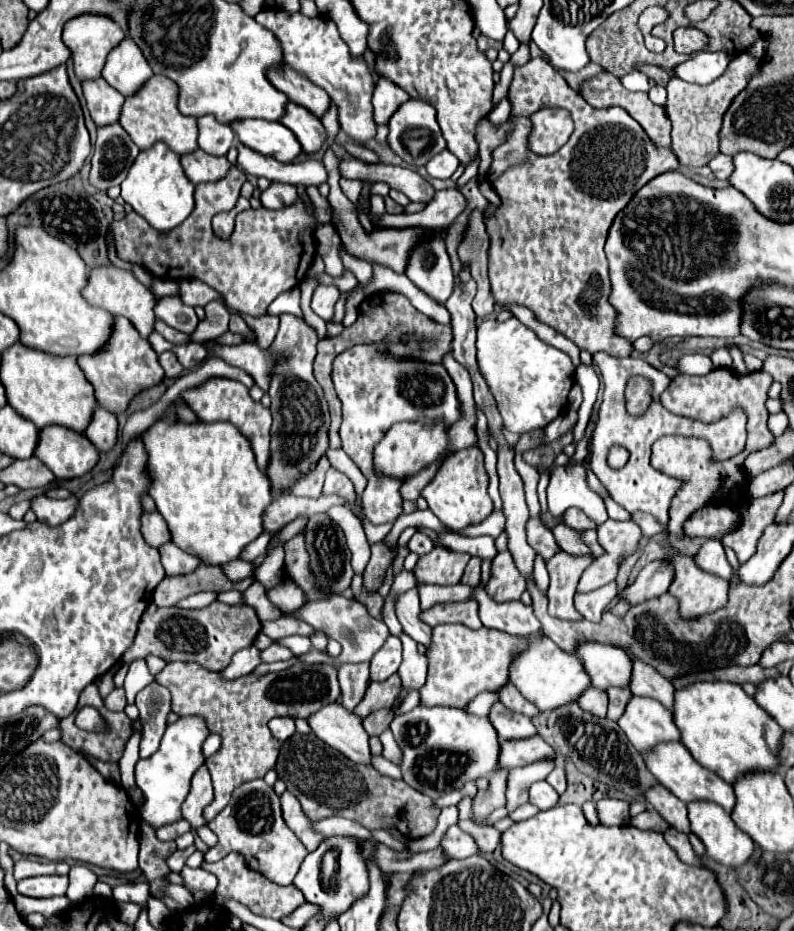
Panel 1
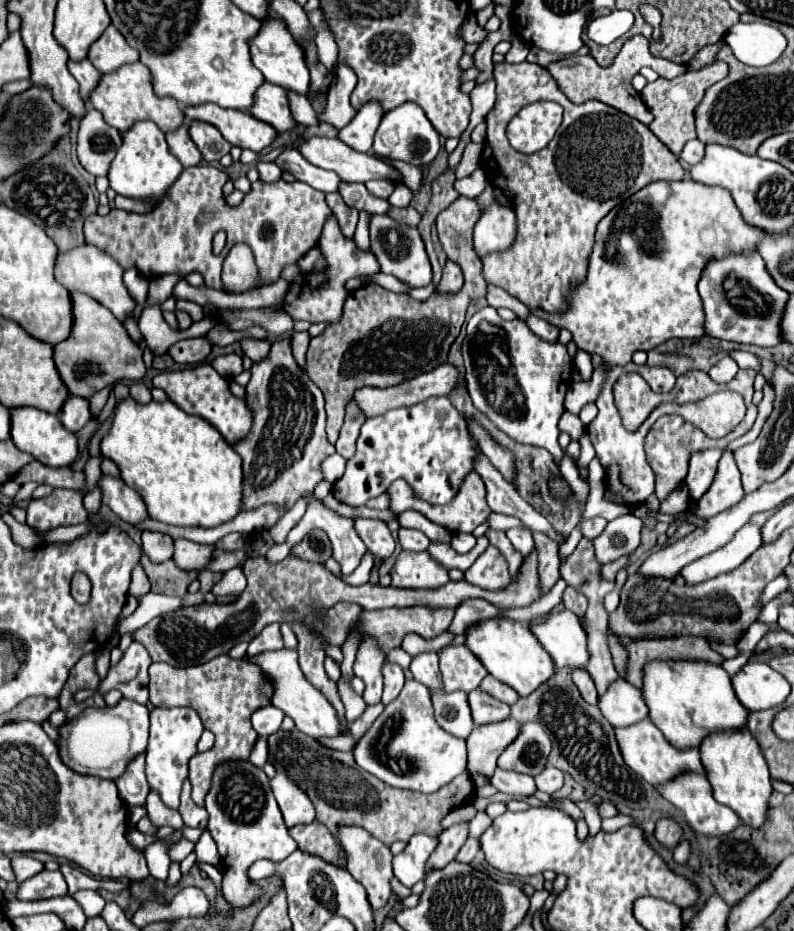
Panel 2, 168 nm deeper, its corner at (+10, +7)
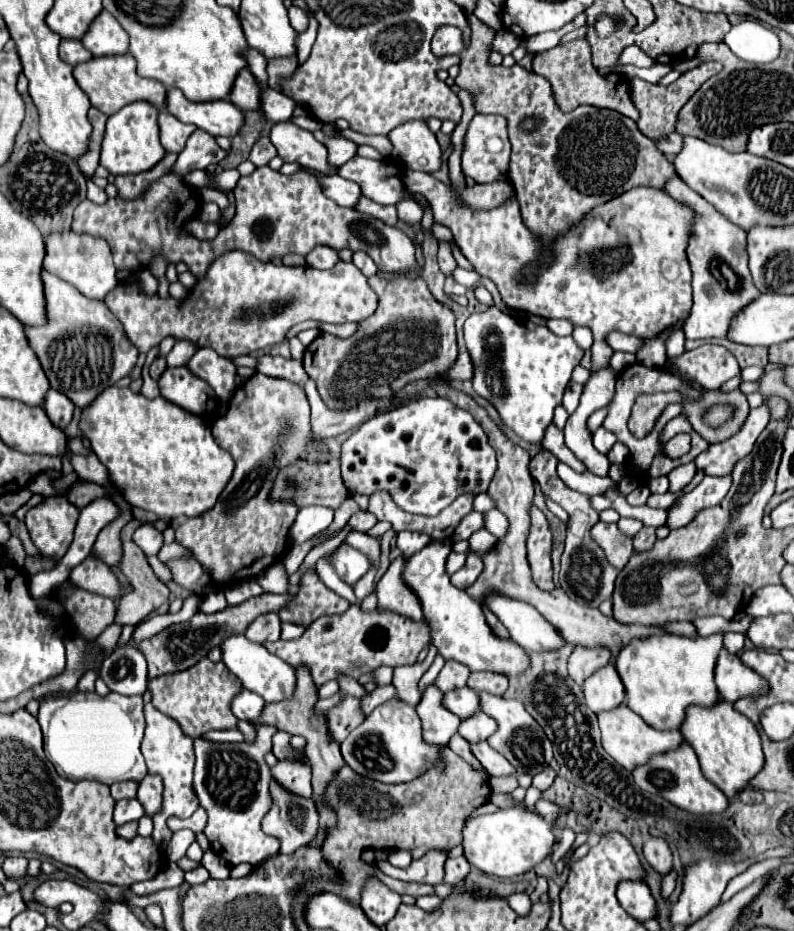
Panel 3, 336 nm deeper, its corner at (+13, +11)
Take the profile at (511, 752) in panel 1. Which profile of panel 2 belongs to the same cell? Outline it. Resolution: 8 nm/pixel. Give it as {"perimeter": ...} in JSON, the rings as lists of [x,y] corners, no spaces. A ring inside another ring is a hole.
{"perimeter":[[[514,718],[504,722],[492,722],[484,726],[474,726],[468,742],[468,772],[480,772],[486,776],[494,774],[496,760],[502,750],[518,736],[520,724]]]}

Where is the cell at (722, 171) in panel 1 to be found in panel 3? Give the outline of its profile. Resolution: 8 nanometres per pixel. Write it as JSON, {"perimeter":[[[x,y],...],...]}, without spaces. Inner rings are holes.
{"perimeter":[[[673,132],[673,134],[665,136],[665,138],[661,138],[661,142],[657,142],[657,146],[659,146],[659,150],[661,150],[665,156],[673,158],[673,156],[677,156],[677,154],[681,152],[683,136],[677,134],[677,132]]]}

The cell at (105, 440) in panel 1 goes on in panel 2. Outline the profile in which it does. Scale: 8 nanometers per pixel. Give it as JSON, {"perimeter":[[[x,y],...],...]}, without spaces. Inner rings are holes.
{"perimeter":[[[68,396],[60,412],[60,422],[64,424],[64,428],[70,432],[78,432],[88,420],[92,420],[88,400],[78,396]]]}

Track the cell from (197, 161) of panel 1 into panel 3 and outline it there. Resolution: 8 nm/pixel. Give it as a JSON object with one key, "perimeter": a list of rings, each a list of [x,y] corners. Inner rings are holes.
{"perimeter":[[[167,110],[159,112],[159,130],[161,130],[161,144],[165,146],[167,152],[179,154],[185,148],[187,138],[193,134],[195,126],[179,122],[173,114]]]}

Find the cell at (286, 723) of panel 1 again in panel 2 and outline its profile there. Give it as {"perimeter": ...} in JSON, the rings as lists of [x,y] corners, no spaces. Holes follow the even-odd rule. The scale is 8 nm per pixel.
{"perimeter":[[[268,704],[264,708],[258,708],[250,720],[252,720],[252,728],[258,732],[258,736],[270,736],[280,728],[282,718],[284,718],[284,714],[278,708],[274,708],[272,704]]]}

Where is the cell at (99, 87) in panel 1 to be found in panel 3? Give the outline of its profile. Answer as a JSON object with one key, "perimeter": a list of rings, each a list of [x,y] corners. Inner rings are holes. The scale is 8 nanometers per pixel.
{"perimeter":[[[67,40],[61,42],[59,54],[61,54],[61,58],[63,58],[67,64],[71,64],[71,66],[77,66],[77,64],[87,62],[87,60],[93,58],[93,54],[89,54],[89,50],[85,50],[81,42],[67,42]]]}

